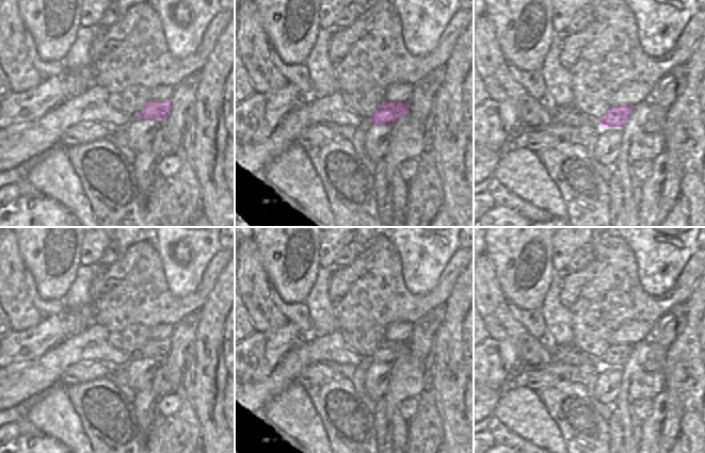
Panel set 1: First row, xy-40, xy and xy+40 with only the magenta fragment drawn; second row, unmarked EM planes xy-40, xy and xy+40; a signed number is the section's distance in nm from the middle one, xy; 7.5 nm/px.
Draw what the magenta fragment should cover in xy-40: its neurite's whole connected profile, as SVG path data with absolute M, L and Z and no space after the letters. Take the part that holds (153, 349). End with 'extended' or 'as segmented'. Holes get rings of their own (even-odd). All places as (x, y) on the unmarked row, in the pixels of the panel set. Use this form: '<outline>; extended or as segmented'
M171 338L148 340L139 350L139 357L146 359L164 359L171 352Z; as segmented

